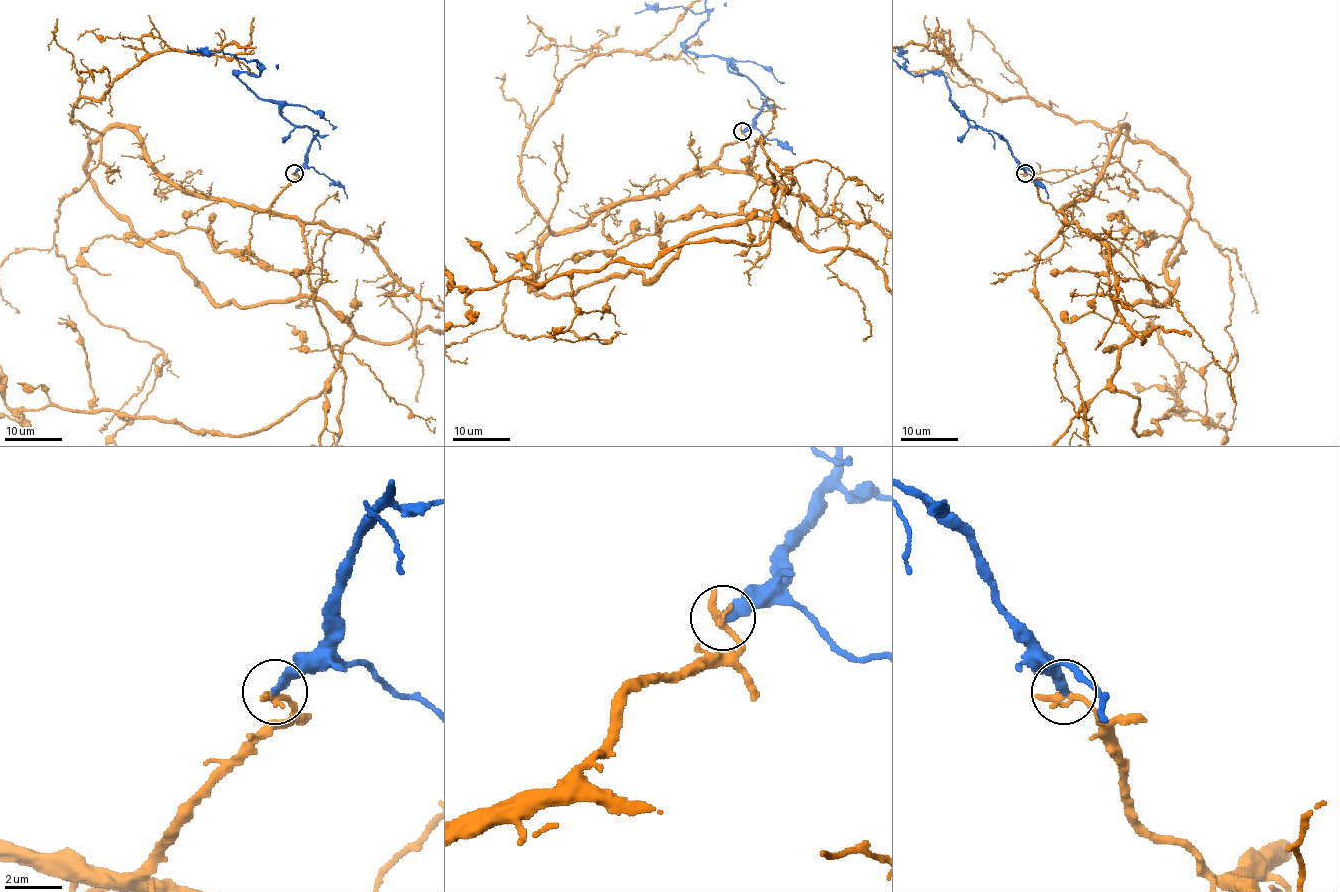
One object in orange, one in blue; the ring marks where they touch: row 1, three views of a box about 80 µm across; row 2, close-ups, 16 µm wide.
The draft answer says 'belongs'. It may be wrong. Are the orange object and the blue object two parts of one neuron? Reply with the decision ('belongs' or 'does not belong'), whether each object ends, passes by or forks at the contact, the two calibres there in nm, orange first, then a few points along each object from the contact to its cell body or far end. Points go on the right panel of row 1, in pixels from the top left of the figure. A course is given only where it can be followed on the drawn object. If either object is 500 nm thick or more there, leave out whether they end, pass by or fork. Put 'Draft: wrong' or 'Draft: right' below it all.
does not belong; orange ends; blue ends; calibres 320 and 360 nm; course orange (1025, 173), (1161, 149), (1173, 291), (1113, 297), (1189, 337), (1104, 316); course blue (1025, 173), (1011, 147), (969, 124), (950, 100), (944, 76), (914, 75), (905, 68), (900, 53), (907, 51)
Draft: wrong

